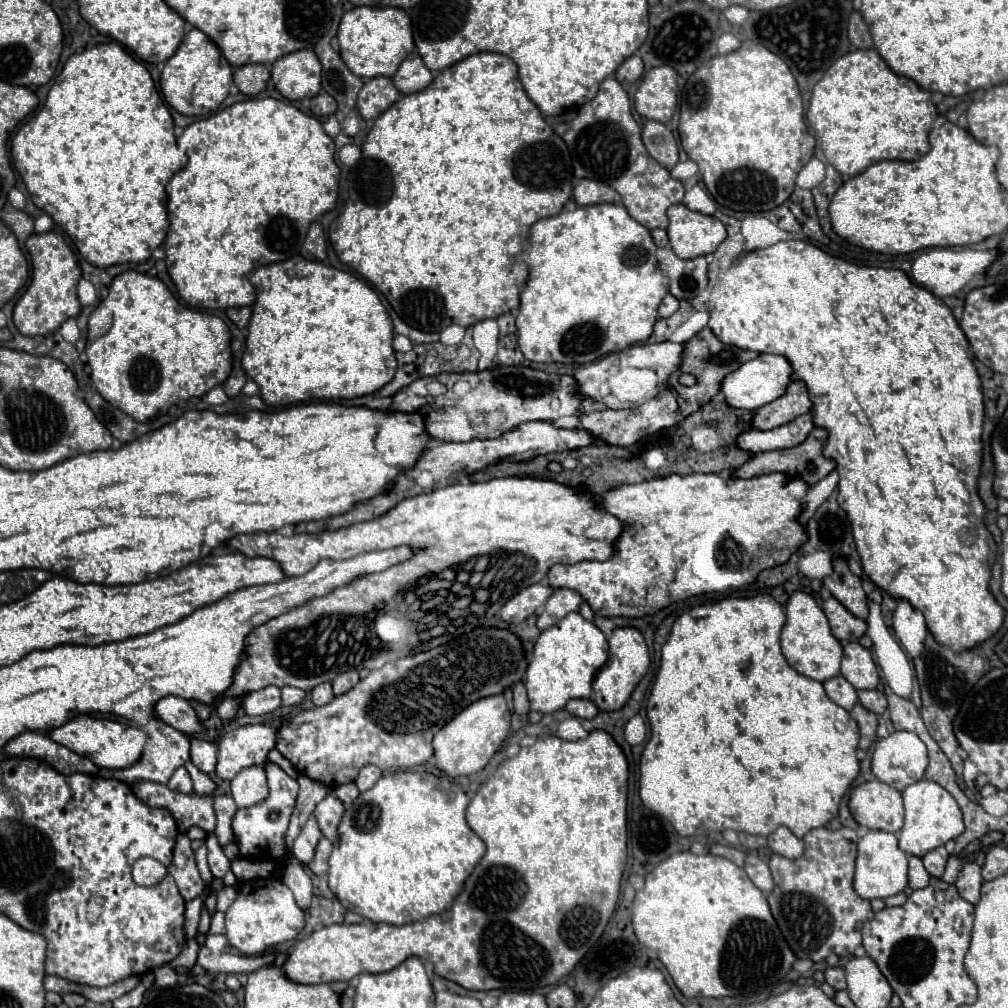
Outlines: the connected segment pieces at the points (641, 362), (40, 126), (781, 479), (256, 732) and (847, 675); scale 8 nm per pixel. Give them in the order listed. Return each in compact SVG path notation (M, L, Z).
M661 342L661 344L639 344L619 352L621 366L631 368L651 368L659 376L661 382L667 382L669 374L673 374L681 360L683 344Z
M107 42L107 44L99 44L95 48L89 48L81 54L73 54L67 64L63 66L61 74L55 78L55 84L49 90L45 102L45 108L41 108L34 117L28 120L25 126L18 129L11 140L11 158L15 170L21 174L23 182L27 184L27 190L31 194L31 200L37 208L41 208L43 212L47 212L59 226L65 230L66 234L77 245L80 255L96 268L106 268L115 264L123 264L123 262L145 262L151 252L155 248L159 248L165 240L165 234L169 230L169 218L167 218L167 192L165 186L171 180L171 176L175 172L179 172L185 164L187 164L187 156L177 147L177 140L174 134L174 121L171 113L161 100L161 95L151 80L151 74L147 72L142 62L137 62L131 54L127 54L123 50L123 46L119 46L117 42Z
M671 474L639 484L617 486L597 500L597 508L613 514L623 524L621 536L613 542L613 556L604 562L555 564L547 572L547 582L551 588L571 588L581 594L595 616L627 618L655 614L657 610L689 596L741 588L745 584L751 584L761 570L785 564L791 554L807 540L805 528L797 524L797 516L801 514L799 496L805 492L807 484L801 478L787 480L785 474L767 474L749 480L723 478L717 474Z
M251 724L231 730L219 738L217 770L223 780L231 780L247 766L265 766L267 752L275 746L277 730L265 724Z
M845 644L841 676L857 690L873 690L879 684L877 666L871 658L871 652L861 644Z

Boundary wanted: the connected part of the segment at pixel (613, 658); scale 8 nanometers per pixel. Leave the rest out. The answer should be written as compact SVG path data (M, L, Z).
M625 626L625 628L615 628L611 638L609 638L609 660L607 664L599 670L597 678L593 680L593 702L597 704L599 710L619 710L635 690L637 682L645 676L649 668L649 650L645 644L643 634L637 628Z

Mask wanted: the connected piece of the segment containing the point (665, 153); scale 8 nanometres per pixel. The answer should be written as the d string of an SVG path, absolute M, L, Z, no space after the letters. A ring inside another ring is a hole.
M649 120L643 126L643 144L647 148L647 152L667 170L671 170L677 160L679 160L679 150L677 150L677 142L671 134L671 130L655 120Z

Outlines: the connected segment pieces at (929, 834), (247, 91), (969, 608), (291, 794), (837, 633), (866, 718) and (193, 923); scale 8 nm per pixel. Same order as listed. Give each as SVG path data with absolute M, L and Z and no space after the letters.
M923 778L923 780L907 786L901 794L903 794L903 802L905 802L905 824L897 836L899 836L899 848L905 854L921 858L929 850L943 846L947 840L957 838L965 830L963 816L961 816L961 810L955 802L955 798L937 782Z
M245 64L233 70L233 82L239 91L247 96L255 96L265 90L270 72L263 64Z
M785 240L769 248L743 254L733 266L721 268L719 284L713 288L709 300L711 320L709 328L713 334L729 346L737 346L753 352L781 354L793 364L793 380L801 380L807 386L809 398L813 402L813 424L825 428L829 438L823 446L823 456L833 458L839 472L839 506L847 512L857 552L865 574L891 596L899 596L911 602L913 608L921 610L927 620L927 628L939 644L951 646L955 652L973 648L977 642L991 638L1003 624L1003 608L995 602L987 590L991 578L989 566L992 536L984 524L986 508L977 496L977 476L981 468L981 432L983 432L983 394L979 374L969 358L969 342L953 318L951 310L941 298L933 296L927 288L921 288L909 280L903 270L887 268L867 268L855 266L841 258L833 258L823 250L805 244L803 240Z
M267 764L267 782L269 782L269 796L249 808L239 808L233 818L233 836L235 844L239 848L239 854L247 860L259 860L259 862L279 862L285 864L289 858L289 850L285 844L285 832L289 826L289 818L293 814L293 806L297 800L297 780L287 776L277 764Z
M829 598L823 602L823 612L829 620L831 632L839 642L857 642L865 632L867 624L865 620L853 616L839 600Z
M855 704L853 710L849 712L851 718L857 722L859 726L859 748L861 750L869 750L869 746L873 744L875 740L875 730L877 730L877 714L865 710L861 704Z
M199 896L195 900L191 900L191 902L187 902L187 908L185 908L185 926L183 926L187 938L195 938L195 934L197 934L201 906L203 906L203 902L201 902Z

